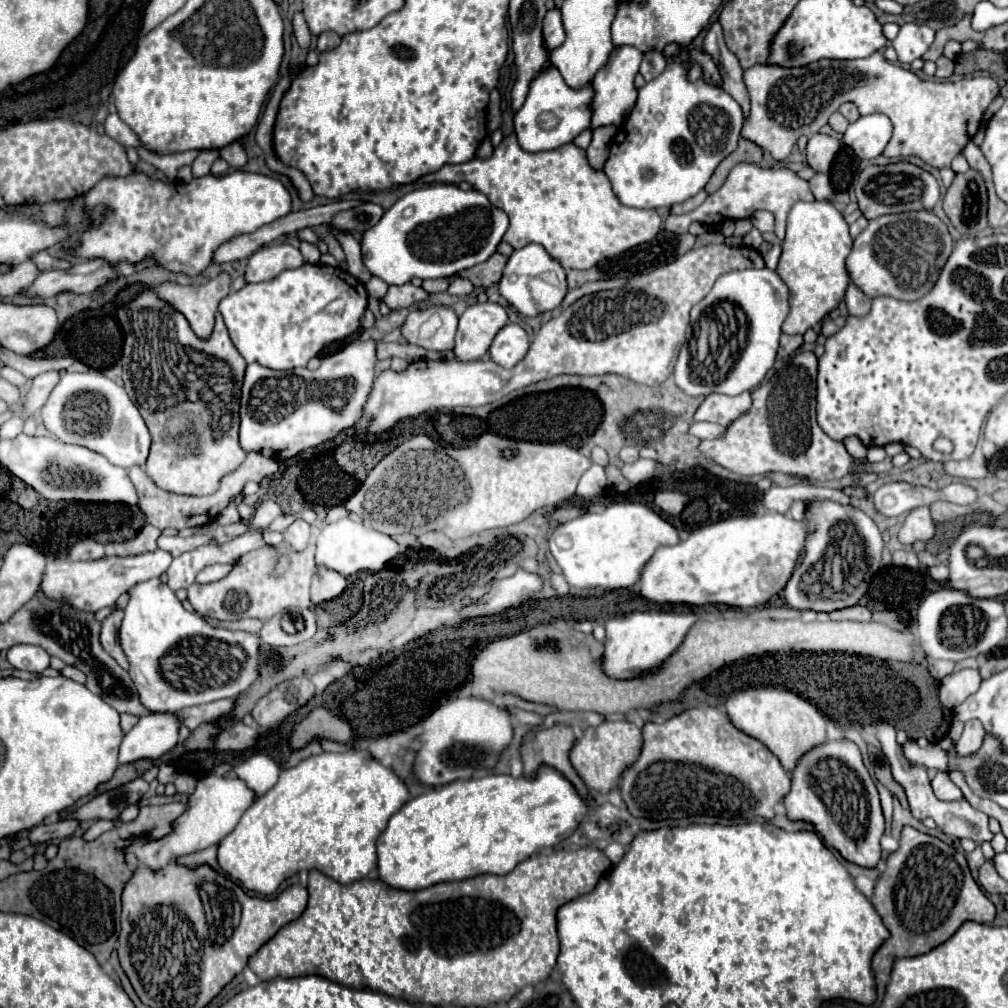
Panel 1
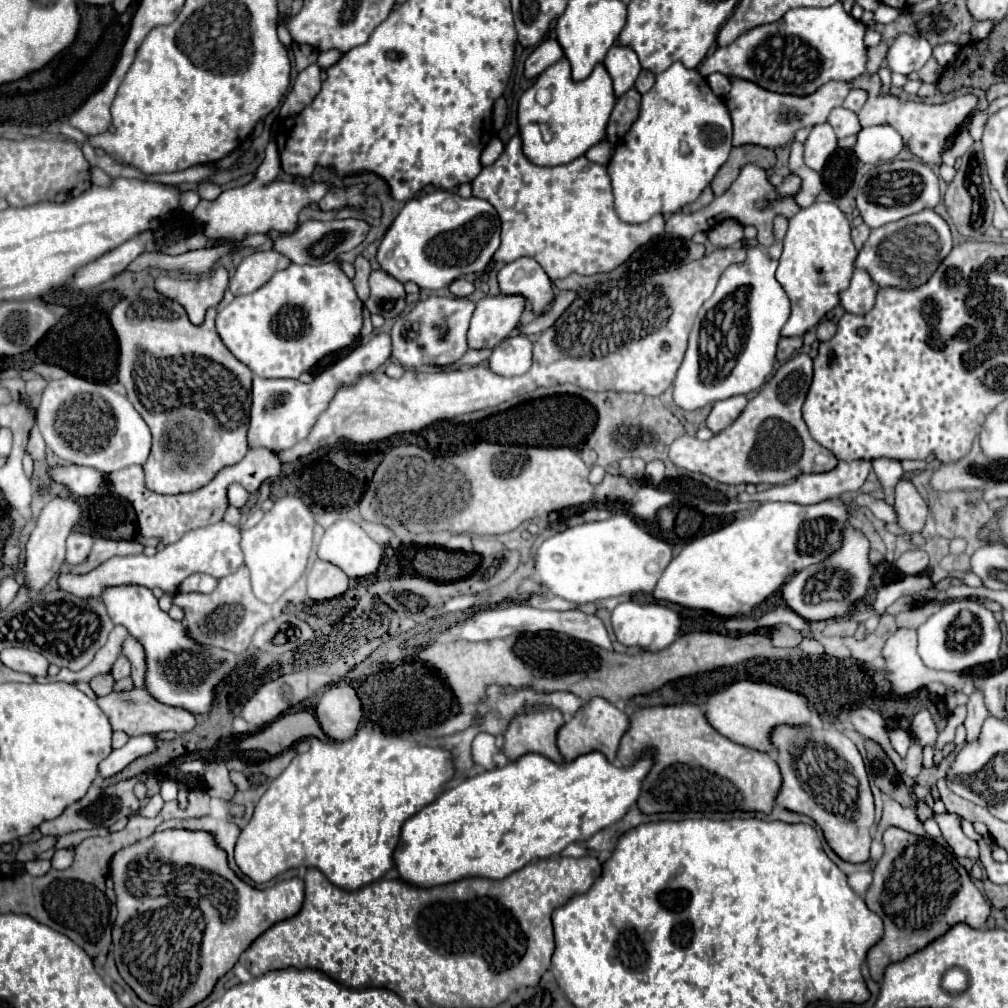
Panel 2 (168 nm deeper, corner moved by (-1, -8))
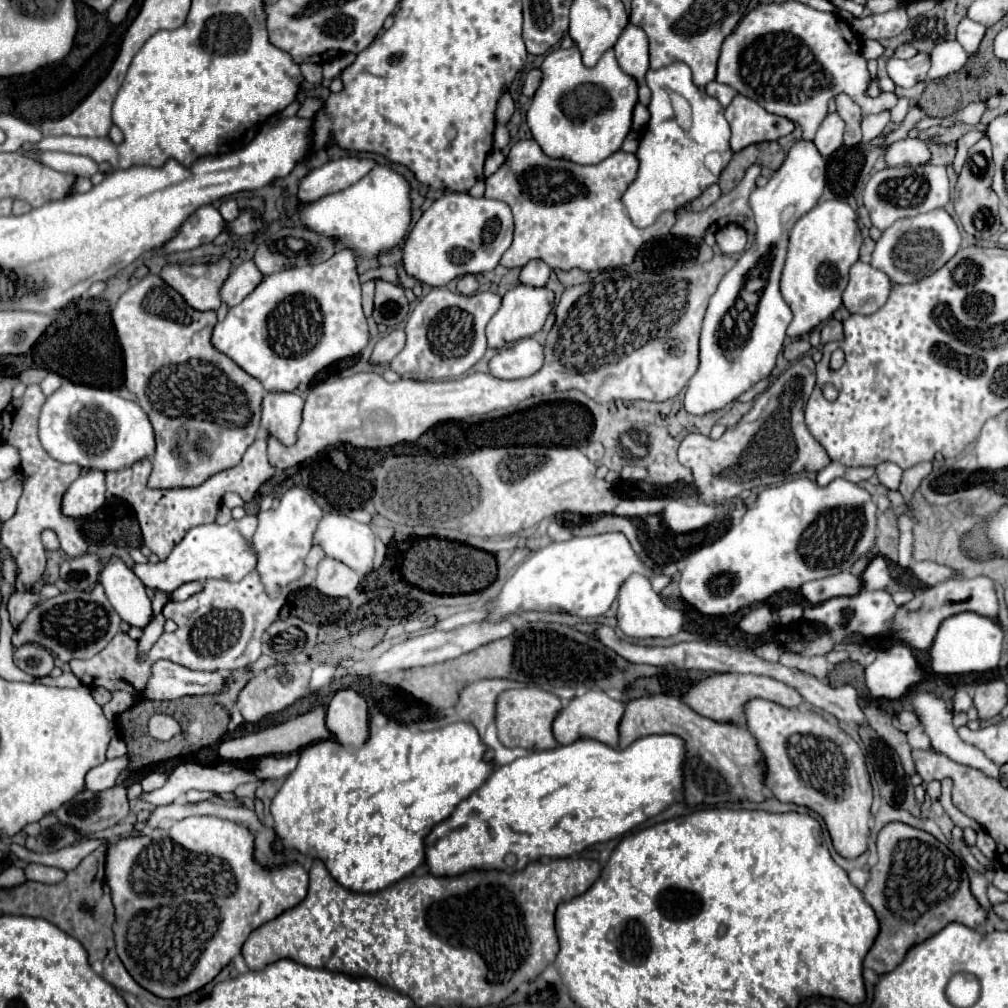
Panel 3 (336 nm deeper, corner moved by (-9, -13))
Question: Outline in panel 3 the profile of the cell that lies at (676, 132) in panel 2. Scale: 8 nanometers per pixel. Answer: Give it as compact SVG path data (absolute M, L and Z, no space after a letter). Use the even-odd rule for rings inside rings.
M673 63L657 71L649 69L645 81L651 89L651 119L641 135L639 149L635 153L635 157L639 159L637 177L623 193L623 205L629 213L629 219L639 229L653 225L665 211L677 211L681 207L687 207L709 185L719 181L719 177L705 167L705 157L709 153L719 153L723 157L723 165L727 165L733 157L733 151L729 147L731 127L723 117L723 105L691 81L691 69L685 63ZM671 93L683 95L693 109L693 125L689 131L683 131L675 123Z

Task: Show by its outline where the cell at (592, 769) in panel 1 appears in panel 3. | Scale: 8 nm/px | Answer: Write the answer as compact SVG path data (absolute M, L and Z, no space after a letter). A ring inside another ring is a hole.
M585 691L577 695L555 719L553 735L559 745L571 745L571 741L579 741L579 737L591 737L595 741L603 741L605 745L619 743L619 717L623 717L623 703L611 699L603 691Z

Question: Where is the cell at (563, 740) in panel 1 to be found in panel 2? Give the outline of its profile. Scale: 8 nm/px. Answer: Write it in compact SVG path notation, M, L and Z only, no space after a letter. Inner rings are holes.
M545 706L513 716L503 732L505 756L509 760L517 760L527 752L539 752L551 760L563 760L555 744L555 732L563 722L565 718L559 710Z

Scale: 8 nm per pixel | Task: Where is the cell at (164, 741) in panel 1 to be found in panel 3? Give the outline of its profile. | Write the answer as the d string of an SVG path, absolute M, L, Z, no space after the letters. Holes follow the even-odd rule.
M123 755L123 757L109 759L109 761L93 767L87 773L87 789L99 793L99 791L105 791L105 789L115 787L117 777L121 775L121 771L125 771L129 767L129 763L131 763L131 757L129 755Z

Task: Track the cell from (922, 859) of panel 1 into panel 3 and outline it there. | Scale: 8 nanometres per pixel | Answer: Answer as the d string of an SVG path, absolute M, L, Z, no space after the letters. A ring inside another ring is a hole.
M889 823L877 837L879 863L863 889L865 901L875 909L881 933L863 965L877 975L891 973L913 945L939 933L947 923L963 923L971 929L987 923L987 911L973 897L963 861L933 835L905 823Z

